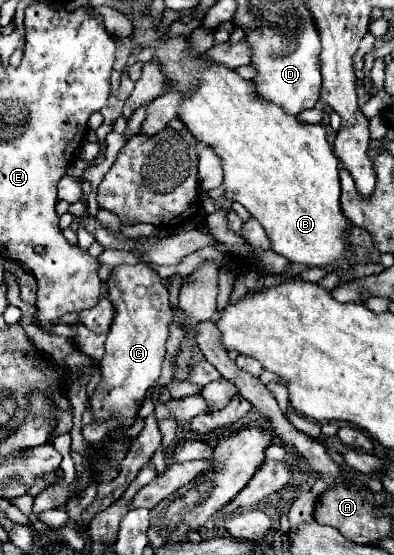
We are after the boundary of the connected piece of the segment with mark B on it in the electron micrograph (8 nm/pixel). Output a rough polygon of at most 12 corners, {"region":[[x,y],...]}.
{"region":[[187,38],[155,58],[225,196],[293,264],[353,258],[339,160]]}

